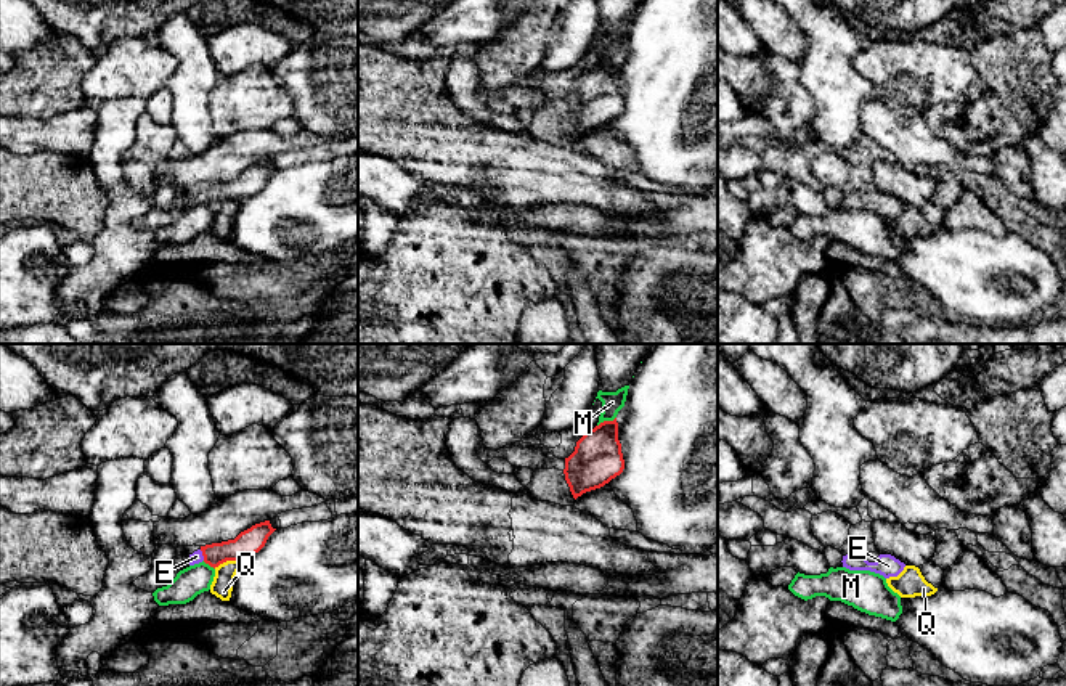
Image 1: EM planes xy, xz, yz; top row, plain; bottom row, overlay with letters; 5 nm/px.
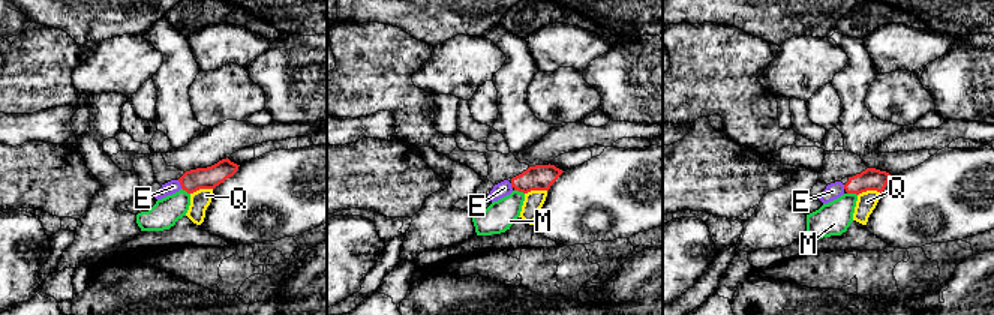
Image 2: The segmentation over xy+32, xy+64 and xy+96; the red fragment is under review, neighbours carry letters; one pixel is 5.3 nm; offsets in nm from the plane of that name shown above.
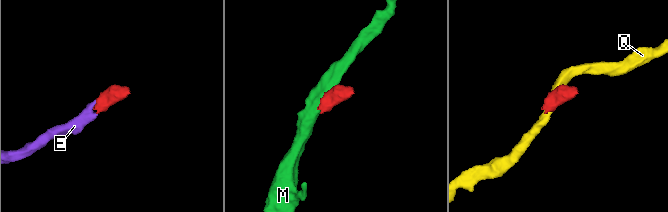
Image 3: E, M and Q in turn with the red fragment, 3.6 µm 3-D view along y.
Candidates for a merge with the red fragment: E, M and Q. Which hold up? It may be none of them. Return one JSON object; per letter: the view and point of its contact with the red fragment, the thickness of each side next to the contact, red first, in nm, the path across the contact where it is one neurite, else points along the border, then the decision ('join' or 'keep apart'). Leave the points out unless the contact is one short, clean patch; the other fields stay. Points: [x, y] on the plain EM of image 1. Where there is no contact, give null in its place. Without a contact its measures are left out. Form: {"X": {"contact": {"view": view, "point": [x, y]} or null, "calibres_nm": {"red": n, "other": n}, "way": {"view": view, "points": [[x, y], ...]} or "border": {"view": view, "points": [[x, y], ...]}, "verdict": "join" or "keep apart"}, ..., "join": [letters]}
{"E": {"contact": {"view": "xy", "point": [203, 195]}, "calibres_nm": {"red": 130, "other": 60}, "way": {"view": "xy", "points": [[249, 182], [236, 190], [203, 195], [196, 196]]}, "verdict": "join"}, "M": {"contact": {"view": "xz", "point": [606, 61]}, "calibres_nm": {"red": 240, "other": 110}, "border": {"view": "xz", "points": [[615, 57], [598, 66]]}, "verdict": "keep apart"}, "Q": {"contact": {"view": "xy", "point": [225, 201]}, "calibres_nm": {"red": 130, "other": 110}, "border": {"view": "xy", "points": [[236, 200], [227, 200], [214, 208]]}, "verdict": "keep apart"}, "join": ["E"]}

